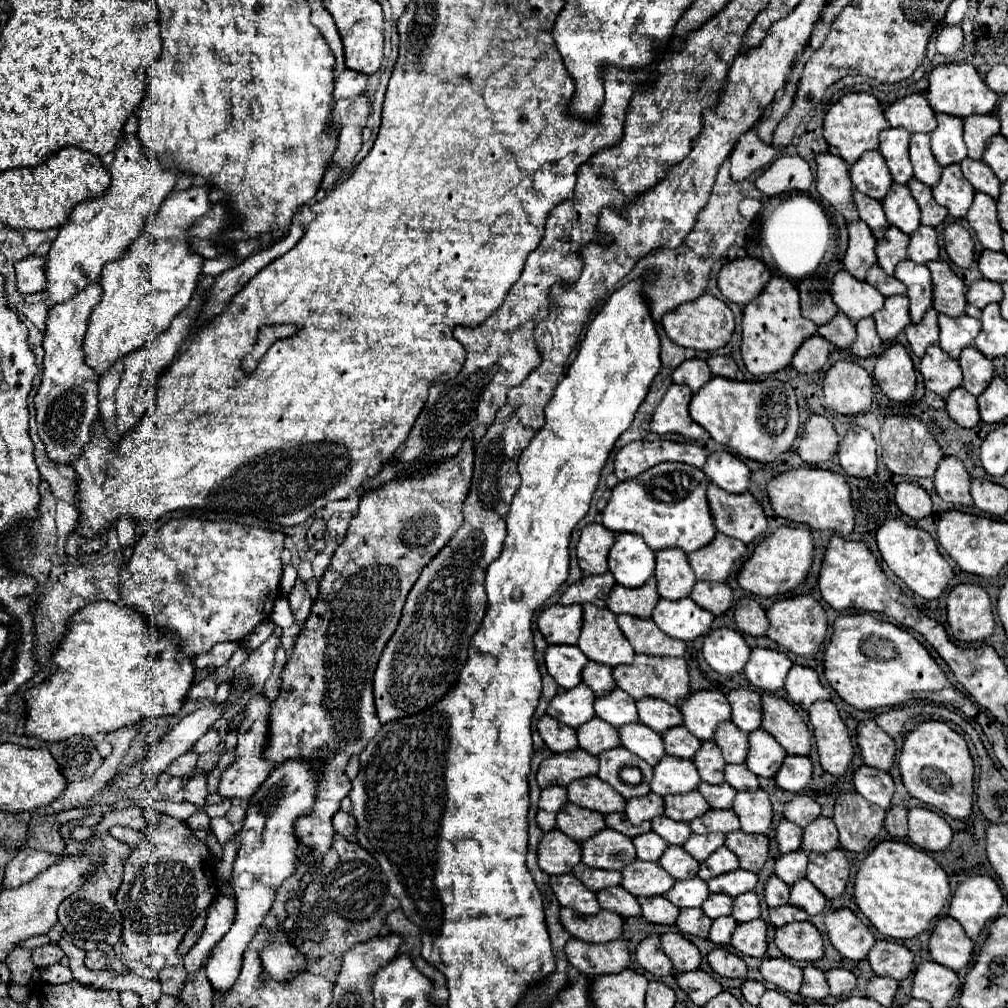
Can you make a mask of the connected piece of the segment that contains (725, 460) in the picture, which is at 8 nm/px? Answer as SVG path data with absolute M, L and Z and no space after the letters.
M713 452L707 456L707 464L701 468L709 482L717 484L719 488L731 492L731 494L741 494L749 486L749 476L751 470L731 452Z

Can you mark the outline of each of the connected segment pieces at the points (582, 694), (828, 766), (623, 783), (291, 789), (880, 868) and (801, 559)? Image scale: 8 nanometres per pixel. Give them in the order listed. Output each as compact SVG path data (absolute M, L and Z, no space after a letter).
M581 682L571 690L561 690L549 702L547 714L571 728L579 728L581 724L589 722L595 716L593 702L595 702L595 694L591 692L591 688L587 688L587 684Z
M831 700L811 704L809 722L813 726L821 768L833 776L841 776L851 764L853 746L835 704Z
M617 746L613 750L603 750L597 760L597 778L613 786L625 800L651 792L649 782L653 776L653 768L647 766L639 756L635 756L627 748Z
M287 760L271 772L271 776L249 800L243 830L239 832L239 852L231 878L231 888L237 902L235 922L223 940L215 944L215 952L205 966L207 978L215 992L231 990L231 984L235 984L239 968L243 966L243 948L247 948L251 936L255 936L255 928L259 928L269 914L277 888L295 872L299 844L293 832L293 822L311 810L315 802L315 786L317 772L313 764L307 764L303 760Z
M897 840L879 842L861 862L855 876L855 900L867 920L887 938L907 940L929 928L945 906L951 888L943 868L923 850Z
M779 526L775 532L771 532L753 548L753 552L749 554L749 558L745 560L745 564L737 574L737 582L745 592L755 596L765 596L765 598L785 596L805 580L811 562L813 562L813 540L809 530Z

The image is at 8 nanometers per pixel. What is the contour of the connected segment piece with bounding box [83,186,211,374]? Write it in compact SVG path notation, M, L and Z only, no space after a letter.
M207 186L171 192L125 256L103 266L99 278L103 294L89 316L83 344L85 362L97 374L105 374L119 358L135 352L147 340L155 340L155 336L163 334L171 326L171 320L187 308L203 266L203 258L189 250L187 228L209 210L211 202Z

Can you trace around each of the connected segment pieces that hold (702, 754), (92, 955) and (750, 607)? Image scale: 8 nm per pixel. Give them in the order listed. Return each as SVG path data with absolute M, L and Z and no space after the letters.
M701 740L701 748L699 748L699 752L695 752L693 762L695 762L703 782L723 784L725 760L713 740Z
M97 948L91 950L91 952L87 952L85 966L89 970L105 970L107 968L107 954L101 952L101 950L97 950Z
M741 598L735 604L735 624L741 632L747 632L751 636L763 636L767 632L767 616L765 610L753 600L753 598Z

